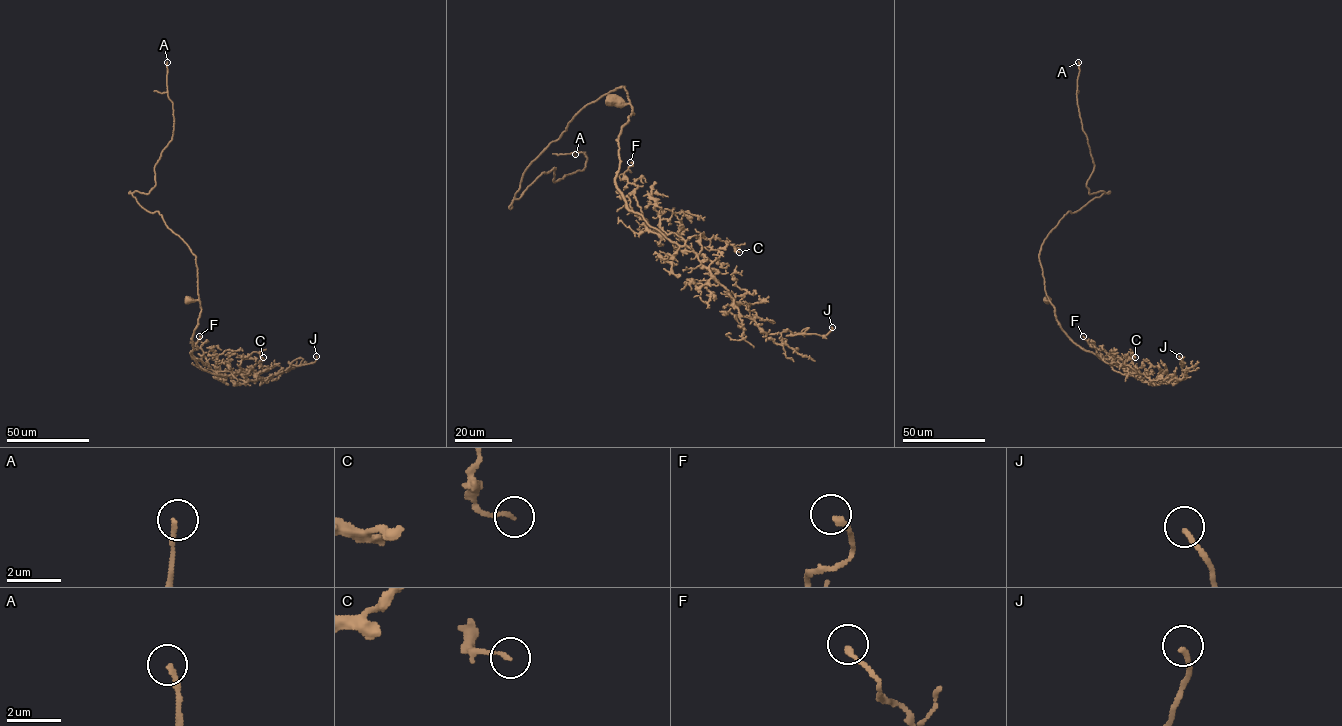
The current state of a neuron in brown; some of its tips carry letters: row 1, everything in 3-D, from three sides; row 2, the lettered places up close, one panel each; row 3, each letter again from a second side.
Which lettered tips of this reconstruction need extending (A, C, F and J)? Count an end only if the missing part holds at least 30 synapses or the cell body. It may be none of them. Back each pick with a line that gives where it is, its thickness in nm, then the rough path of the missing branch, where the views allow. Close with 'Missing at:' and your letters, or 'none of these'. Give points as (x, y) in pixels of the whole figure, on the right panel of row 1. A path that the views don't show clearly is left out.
A: (1078, 62) | 180 nm | (1078, 62), (1078, 48), (1064, 38)
Missing at: A

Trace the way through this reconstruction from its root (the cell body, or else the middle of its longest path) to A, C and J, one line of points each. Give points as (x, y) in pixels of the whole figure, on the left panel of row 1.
A: (188, 299), (199, 299), (195, 256), (132, 194), (155, 185), (155, 165), (172, 139), (167, 62)
C: (188, 299), (198, 300), (201, 308), (190, 355), (202, 368), (231, 375), (253, 352), (263, 357)
J: (188, 299), (201, 308), (190, 355), (208, 372), (276, 379), (294, 360), (307, 364), (316, 356)

